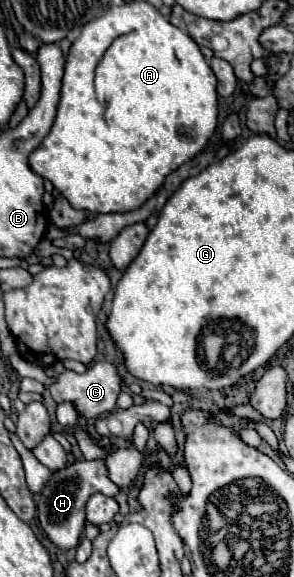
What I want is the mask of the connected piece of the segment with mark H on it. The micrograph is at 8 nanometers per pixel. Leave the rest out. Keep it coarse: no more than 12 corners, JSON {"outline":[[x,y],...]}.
{"outline":[[74,460],[36,498],[58,548],[78,546],[86,502],[116,496],[102,460]]}

